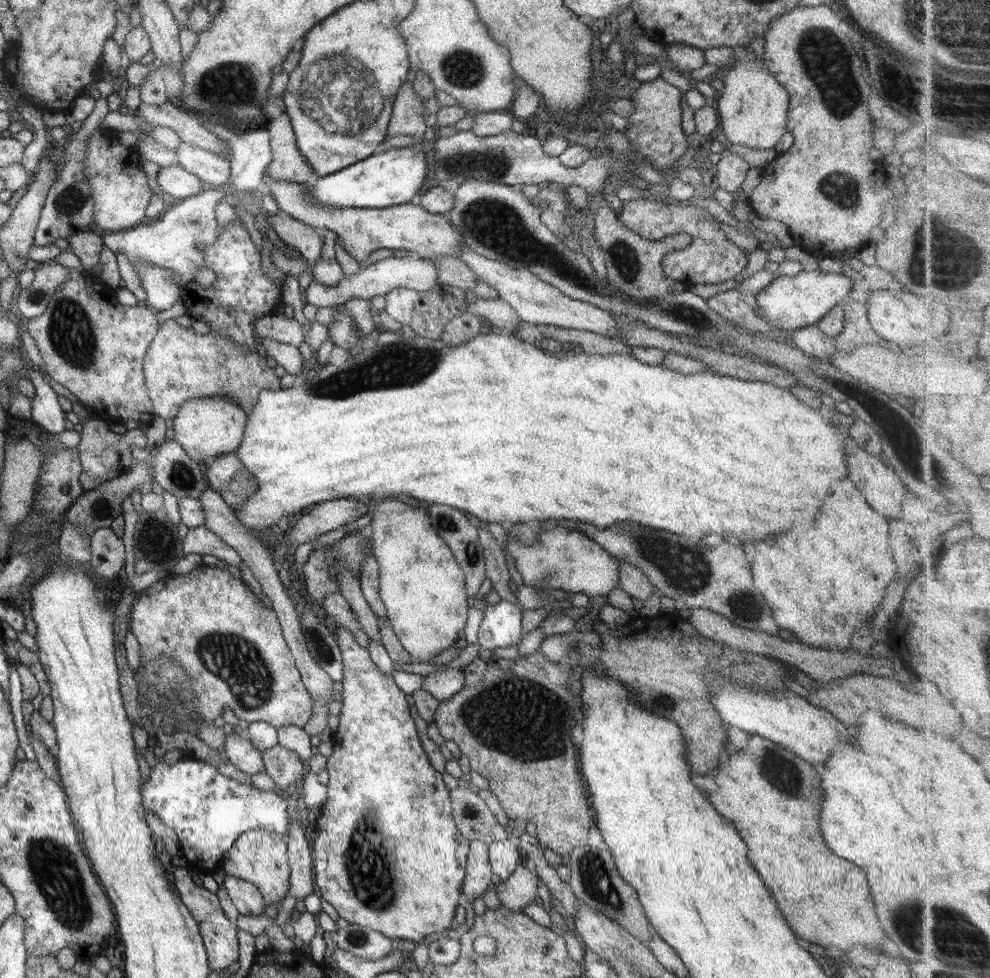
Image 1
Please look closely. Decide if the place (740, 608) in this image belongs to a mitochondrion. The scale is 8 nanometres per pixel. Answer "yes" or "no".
yes

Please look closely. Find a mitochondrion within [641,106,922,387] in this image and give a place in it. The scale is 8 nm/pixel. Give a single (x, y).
(838, 189)

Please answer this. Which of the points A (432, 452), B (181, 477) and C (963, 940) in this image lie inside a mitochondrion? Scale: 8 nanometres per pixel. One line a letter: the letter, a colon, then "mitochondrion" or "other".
A: other
B: mitochondrion
C: mitochondrion

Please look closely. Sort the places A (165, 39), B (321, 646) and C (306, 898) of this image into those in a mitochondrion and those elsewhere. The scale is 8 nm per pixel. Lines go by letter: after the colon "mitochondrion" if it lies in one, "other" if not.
A: other
B: mitochondrion
C: other

